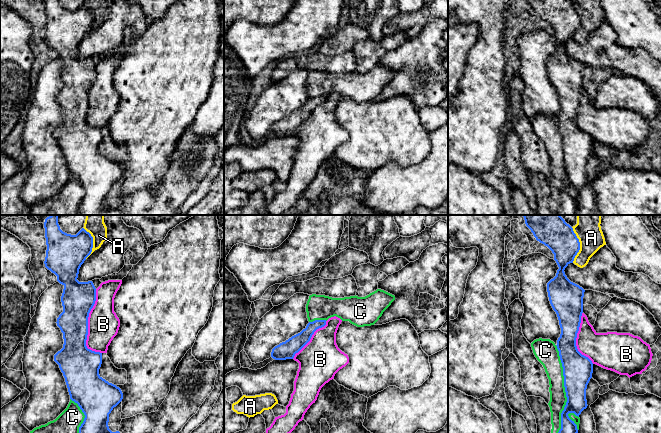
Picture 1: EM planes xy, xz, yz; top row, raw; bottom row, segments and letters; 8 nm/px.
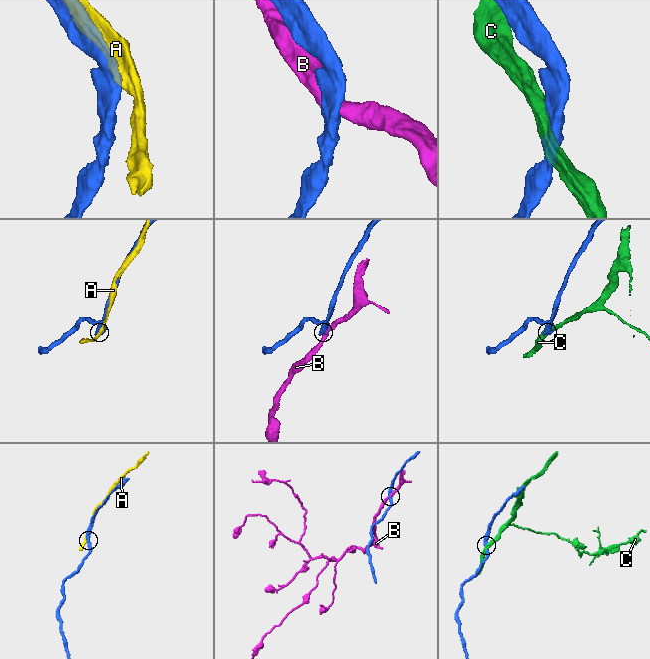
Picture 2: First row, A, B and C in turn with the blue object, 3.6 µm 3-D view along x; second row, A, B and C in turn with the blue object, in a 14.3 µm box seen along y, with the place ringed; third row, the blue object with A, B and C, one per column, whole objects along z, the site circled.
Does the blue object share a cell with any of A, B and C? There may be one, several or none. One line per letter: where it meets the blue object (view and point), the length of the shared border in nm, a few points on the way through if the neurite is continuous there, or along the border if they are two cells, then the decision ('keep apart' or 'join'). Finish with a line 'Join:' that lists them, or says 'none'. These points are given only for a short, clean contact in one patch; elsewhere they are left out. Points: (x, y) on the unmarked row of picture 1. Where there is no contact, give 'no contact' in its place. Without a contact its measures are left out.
A: meets blue in yz at (579, 21); contact 280 nm long; keep apart
B: meets blue in xy at (87, 101); contact 500 nm long; keep apart
C: meets blue in yz at (565, 167); contact 750 nm long; keep apart
Join: none

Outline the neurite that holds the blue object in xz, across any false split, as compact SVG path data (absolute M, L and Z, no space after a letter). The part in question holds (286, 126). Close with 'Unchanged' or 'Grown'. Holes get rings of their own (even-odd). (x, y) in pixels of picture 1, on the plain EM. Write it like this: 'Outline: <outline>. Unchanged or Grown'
Outline: M326 96L309 98L305 105L272 125L271 133L275 136L293 135L311 115L314 108L326 101Z. Unchanged

